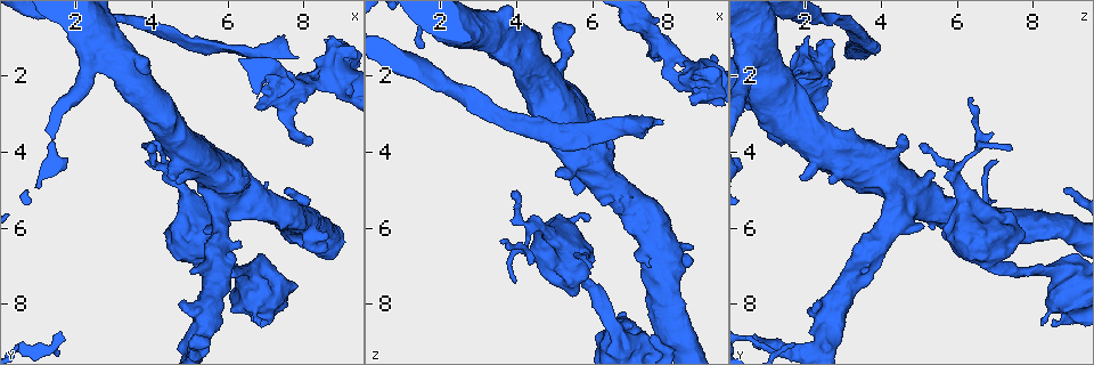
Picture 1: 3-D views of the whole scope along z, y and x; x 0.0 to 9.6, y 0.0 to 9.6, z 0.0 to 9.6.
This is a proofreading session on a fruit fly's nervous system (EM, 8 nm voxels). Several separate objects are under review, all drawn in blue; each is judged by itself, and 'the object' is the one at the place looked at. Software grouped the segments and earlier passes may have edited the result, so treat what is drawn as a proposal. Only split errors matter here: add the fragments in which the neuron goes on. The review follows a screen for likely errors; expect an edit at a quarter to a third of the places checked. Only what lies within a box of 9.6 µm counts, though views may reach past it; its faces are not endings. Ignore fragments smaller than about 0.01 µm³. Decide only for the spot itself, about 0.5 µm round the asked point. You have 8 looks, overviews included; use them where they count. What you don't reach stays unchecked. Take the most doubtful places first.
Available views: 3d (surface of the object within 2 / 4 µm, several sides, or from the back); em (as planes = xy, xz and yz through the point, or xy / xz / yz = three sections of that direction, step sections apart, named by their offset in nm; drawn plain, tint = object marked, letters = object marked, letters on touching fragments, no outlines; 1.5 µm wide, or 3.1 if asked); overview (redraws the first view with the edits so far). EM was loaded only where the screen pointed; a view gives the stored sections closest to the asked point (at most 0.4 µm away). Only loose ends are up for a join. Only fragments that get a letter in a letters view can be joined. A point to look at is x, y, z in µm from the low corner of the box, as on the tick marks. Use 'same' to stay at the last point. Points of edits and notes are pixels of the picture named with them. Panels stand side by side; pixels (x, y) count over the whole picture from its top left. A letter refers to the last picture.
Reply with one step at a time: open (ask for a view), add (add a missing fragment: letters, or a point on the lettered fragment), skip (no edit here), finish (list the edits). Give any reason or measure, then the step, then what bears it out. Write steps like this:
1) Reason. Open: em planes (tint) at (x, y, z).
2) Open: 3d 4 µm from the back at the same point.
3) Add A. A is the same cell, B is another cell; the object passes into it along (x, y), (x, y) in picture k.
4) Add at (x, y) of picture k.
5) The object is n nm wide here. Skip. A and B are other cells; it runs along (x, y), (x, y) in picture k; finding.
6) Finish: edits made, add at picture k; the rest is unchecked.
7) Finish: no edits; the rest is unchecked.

Stops while still wide. Open: em planes (letters) at (5.50, 6.25, 7.70).

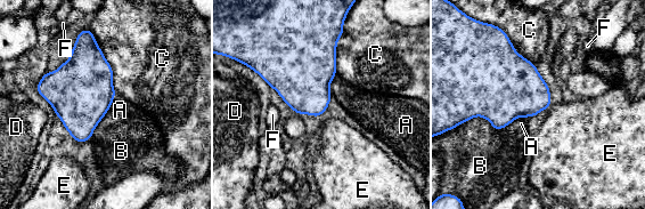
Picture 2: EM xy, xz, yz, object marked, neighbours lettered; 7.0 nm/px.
The object is 320 nm wide here. Skip. A, B, C, D, E and F are other cells; a border runs along (552, 104), (547, 107) in picture 2; none of them fits.

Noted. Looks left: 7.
An open end. Open: em xz step 8 (tint) at (4.55, 4.75, 1.90).

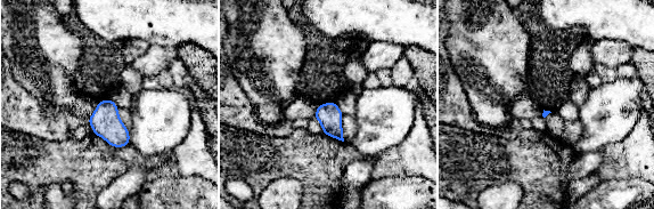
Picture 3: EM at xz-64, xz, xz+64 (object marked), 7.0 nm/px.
Open: em planes (letters) at the same point.

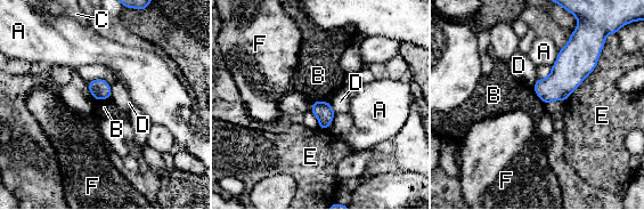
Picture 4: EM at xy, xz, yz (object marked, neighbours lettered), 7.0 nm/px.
Skip. A, B, C, D, E and F are other cells; a border runs along (532, 87), (536, 95), (545, 104) in picture 4; none of them fits.

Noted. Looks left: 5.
Tapers out. Open: em xy step 8 (letters) at (4.25, 3.50, 6.90).

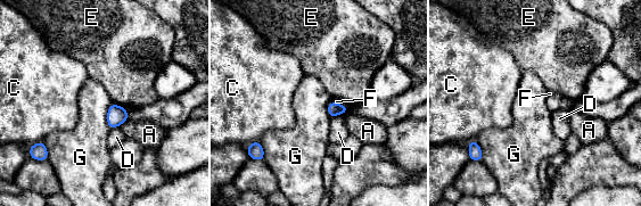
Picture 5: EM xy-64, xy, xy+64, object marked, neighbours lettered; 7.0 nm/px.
The longest contact is with G, 190 nm. Skip. A, C, D, E, F and G are other cells; a border runs along (112, 102), (107, 110), (109, 129) in picture 5; none of them fits.

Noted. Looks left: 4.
An open end. Open: 3d 2 µm at (8.85, 1.00, 2.00).

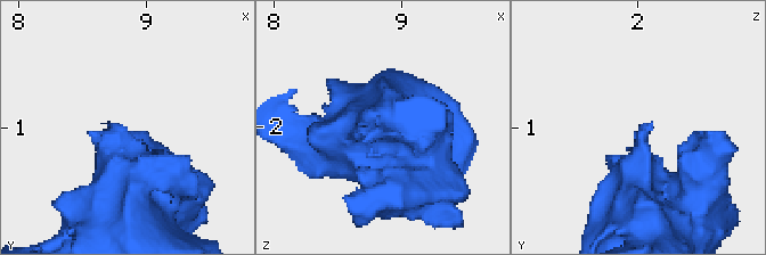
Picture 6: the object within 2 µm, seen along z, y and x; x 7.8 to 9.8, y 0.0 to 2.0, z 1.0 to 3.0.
Need the tissue. Open: em planes (plain) at (8.82, 1.00, 1.98).

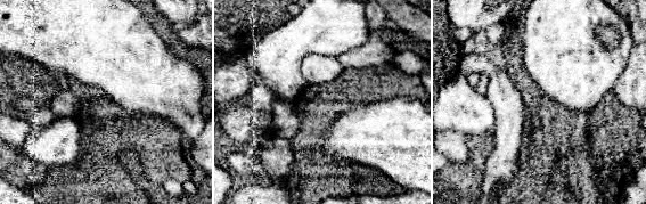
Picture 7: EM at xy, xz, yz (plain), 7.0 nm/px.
See the neighbours. Open: em planes (letters) at the same point.

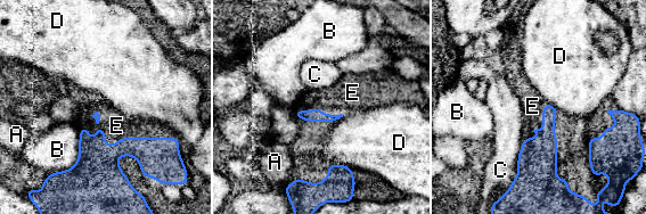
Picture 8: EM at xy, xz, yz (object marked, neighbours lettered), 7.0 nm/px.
Add E. E is the same cell, A, B, C and D are other cells; the object passes into it along (97, 166), (119, 139), (116, 125) in picture 8; it goes on there.

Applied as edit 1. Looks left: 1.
Finish: edits made, add at picture 8; the rest is unchecked.

